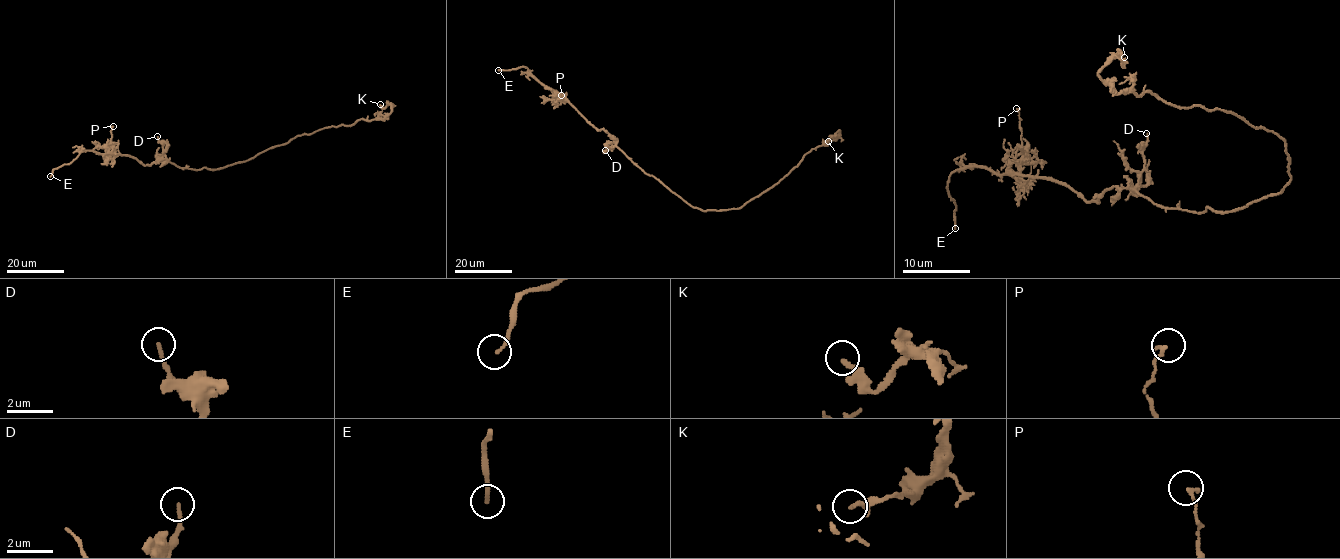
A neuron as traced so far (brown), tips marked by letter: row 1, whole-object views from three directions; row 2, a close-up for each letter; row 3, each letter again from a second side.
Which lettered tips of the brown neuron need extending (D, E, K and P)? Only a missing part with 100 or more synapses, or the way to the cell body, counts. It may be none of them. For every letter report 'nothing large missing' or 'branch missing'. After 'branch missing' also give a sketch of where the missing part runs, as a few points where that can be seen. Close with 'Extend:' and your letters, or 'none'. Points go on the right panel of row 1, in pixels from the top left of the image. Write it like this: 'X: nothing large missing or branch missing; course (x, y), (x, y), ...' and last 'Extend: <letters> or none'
D: nothing large missing
E: branch missing; course (955, 228), (957, 240), (973, 261), (1006, 261), (1007, 256), (1016, 261), (1023, 272), (1013, 272)
K: nothing large missing
P: nothing large missing
Extend: E

